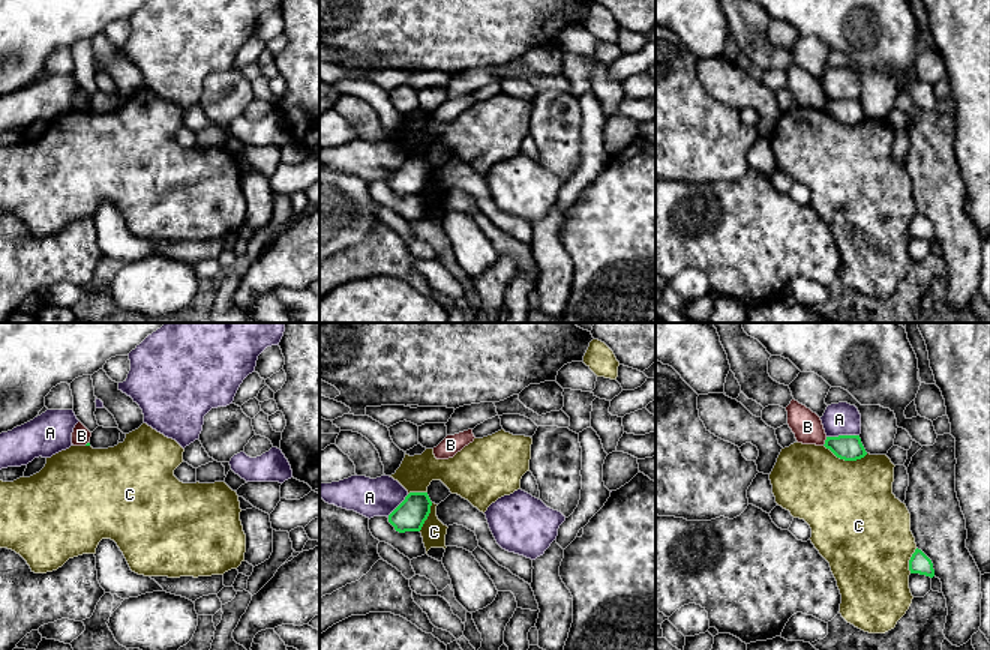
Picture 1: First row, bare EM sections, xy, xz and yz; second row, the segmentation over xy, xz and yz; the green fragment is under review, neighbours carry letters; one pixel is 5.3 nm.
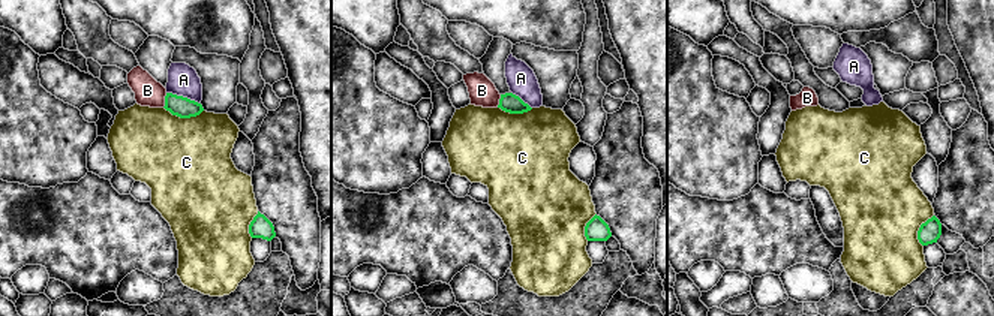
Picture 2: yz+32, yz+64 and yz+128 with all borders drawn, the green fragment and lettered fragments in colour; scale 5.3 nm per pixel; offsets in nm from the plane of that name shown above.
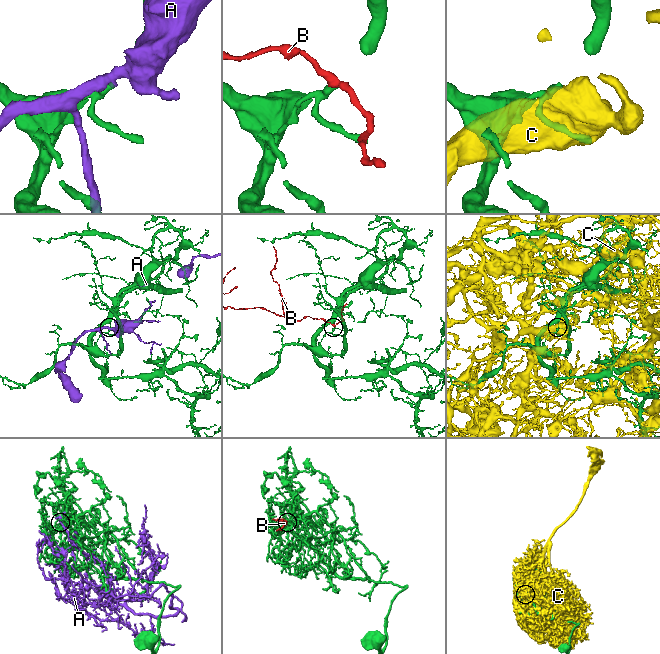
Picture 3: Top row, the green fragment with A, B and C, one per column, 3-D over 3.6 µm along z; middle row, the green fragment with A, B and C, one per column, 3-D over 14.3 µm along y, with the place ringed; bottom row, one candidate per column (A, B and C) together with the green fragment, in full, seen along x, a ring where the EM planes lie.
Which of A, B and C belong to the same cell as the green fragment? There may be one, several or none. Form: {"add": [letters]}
{"add": []}

